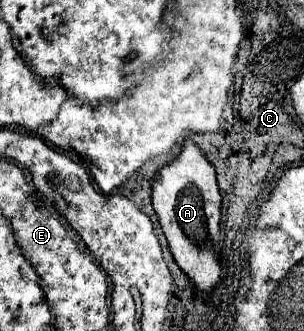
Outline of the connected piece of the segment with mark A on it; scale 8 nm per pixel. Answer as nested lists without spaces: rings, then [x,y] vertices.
[[[185,140],[181,154],[155,174],[155,178],[151,180],[151,198],[175,262],[195,282],[197,290],[209,292],[217,284],[221,274],[221,194],[215,180],[215,168],[195,142]]]

